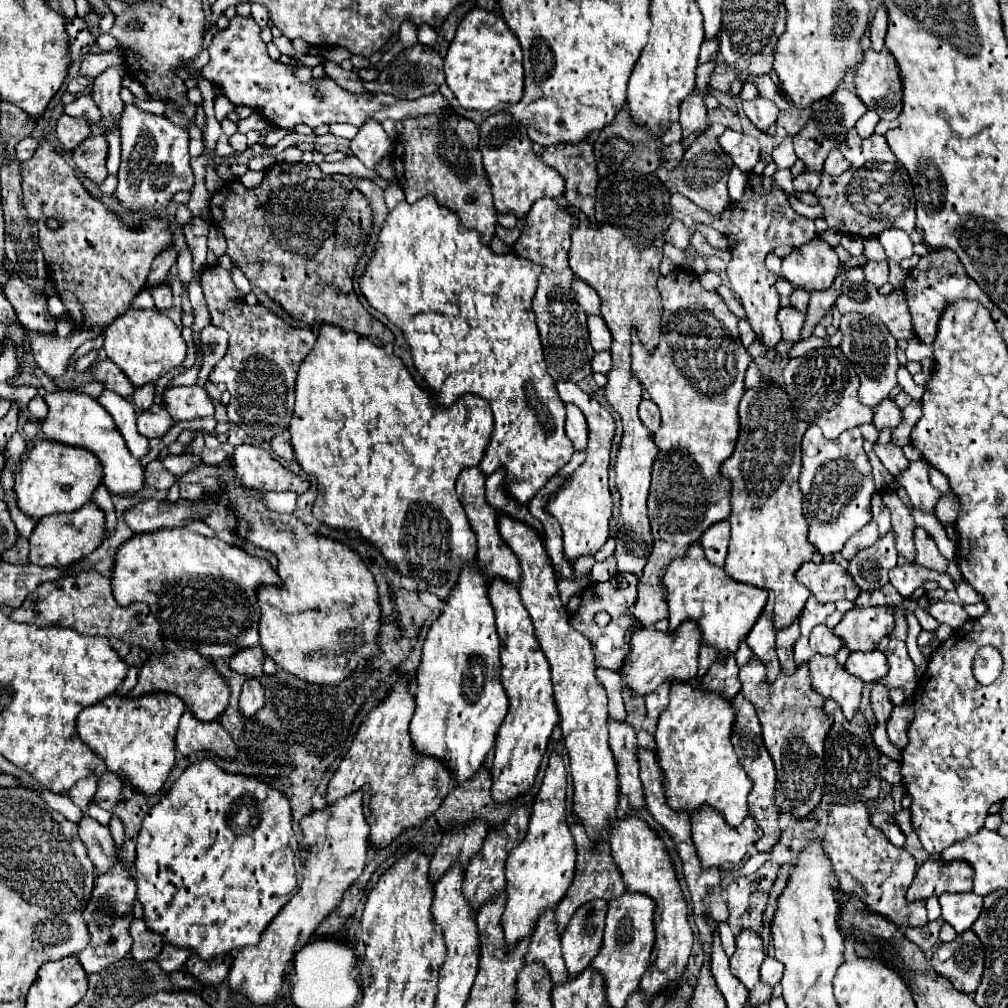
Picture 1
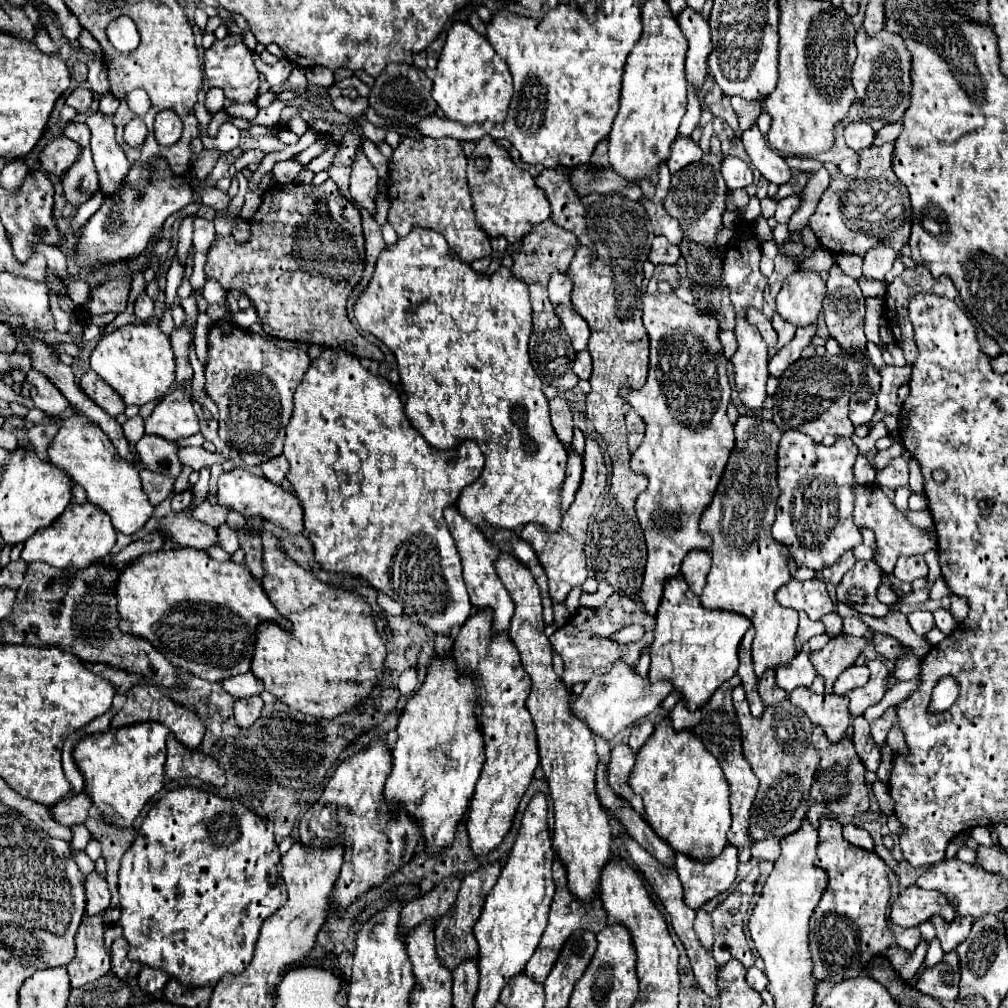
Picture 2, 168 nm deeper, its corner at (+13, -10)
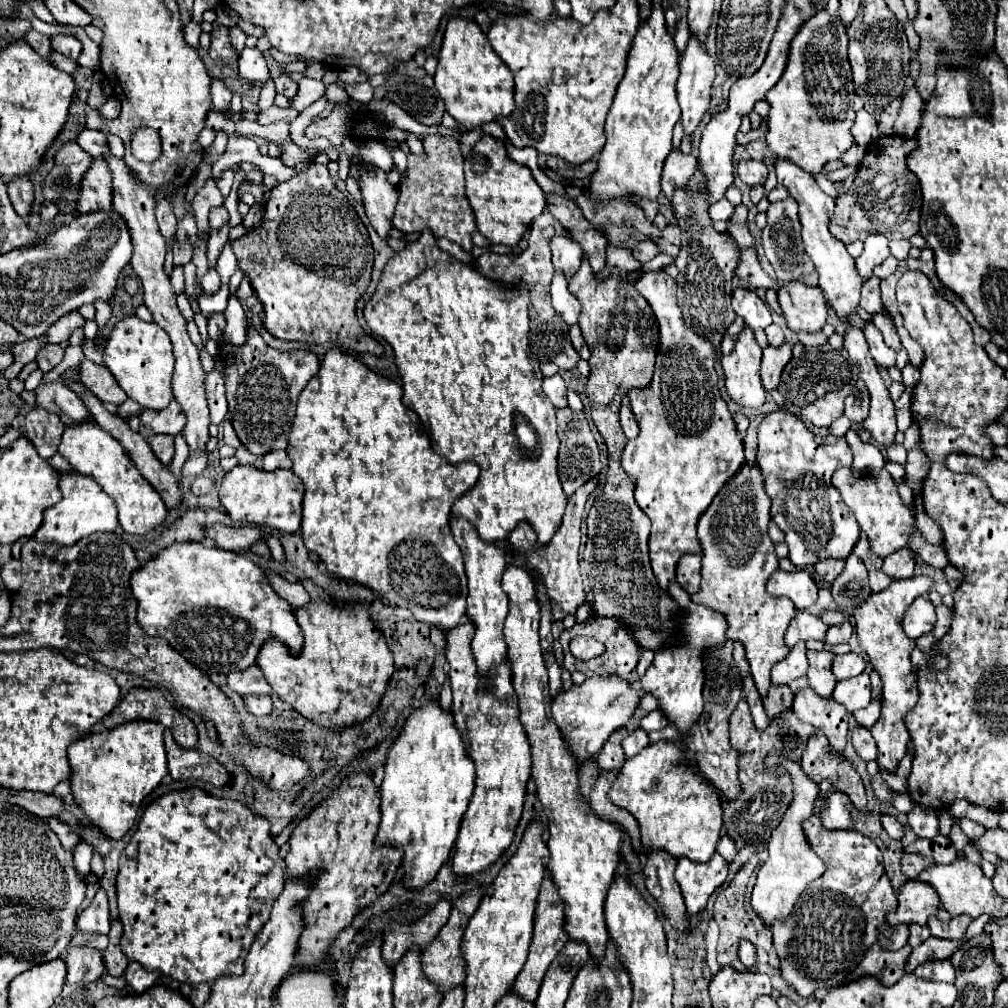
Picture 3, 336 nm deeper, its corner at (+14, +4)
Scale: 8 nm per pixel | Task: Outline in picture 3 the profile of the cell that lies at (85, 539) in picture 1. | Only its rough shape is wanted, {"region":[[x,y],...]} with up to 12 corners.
{"region":[[83,474],[59,480],[37,542],[73,546],[115,532],[117,504]]}

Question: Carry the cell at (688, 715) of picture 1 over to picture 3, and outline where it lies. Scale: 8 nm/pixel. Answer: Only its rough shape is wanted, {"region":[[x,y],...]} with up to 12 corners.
{"region":[[683,746],[623,764],[609,798],[645,852],[707,862],[721,794]]}

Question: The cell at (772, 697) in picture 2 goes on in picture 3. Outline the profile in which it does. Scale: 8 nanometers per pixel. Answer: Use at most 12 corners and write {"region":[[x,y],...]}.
{"region":[[771,686],[763,698],[769,718],[789,708],[793,692],[789,686]]}

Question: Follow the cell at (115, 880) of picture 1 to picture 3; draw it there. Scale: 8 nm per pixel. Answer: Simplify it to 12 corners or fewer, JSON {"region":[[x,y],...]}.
{"region":[[69,946],[67,982],[93,982],[105,972],[101,950]]}

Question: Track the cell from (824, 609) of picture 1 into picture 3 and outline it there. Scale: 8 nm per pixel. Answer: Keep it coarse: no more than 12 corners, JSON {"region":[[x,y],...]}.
{"region":[[795,610],[787,628],[789,648],[799,640],[823,640],[827,626],[821,618]]}

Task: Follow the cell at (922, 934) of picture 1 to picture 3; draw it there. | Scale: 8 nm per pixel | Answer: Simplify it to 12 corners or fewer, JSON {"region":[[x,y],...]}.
{"region":[[873,944],[849,980],[875,976],[895,984],[911,954],[911,946],[885,950]]}

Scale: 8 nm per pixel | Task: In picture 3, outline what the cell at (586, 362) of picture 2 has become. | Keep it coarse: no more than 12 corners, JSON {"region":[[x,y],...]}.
{"region":[[579,326],[569,328],[573,348],[583,360],[589,360],[589,352]]}

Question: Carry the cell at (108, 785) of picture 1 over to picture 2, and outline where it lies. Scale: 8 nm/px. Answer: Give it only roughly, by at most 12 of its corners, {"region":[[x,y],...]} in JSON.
{"region":[[82,794],[50,806],[62,826],[84,824],[90,798]]}

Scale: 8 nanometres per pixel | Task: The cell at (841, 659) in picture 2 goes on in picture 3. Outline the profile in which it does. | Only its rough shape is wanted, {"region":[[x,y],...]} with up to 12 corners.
{"region":[[809,650],[809,686],[829,698],[835,652]]}

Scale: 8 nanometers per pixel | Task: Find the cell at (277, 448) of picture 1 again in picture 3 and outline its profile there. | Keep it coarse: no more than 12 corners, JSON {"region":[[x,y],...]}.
{"region":[[285,450],[263,456],[263,470],[291,468],[291,458]]}

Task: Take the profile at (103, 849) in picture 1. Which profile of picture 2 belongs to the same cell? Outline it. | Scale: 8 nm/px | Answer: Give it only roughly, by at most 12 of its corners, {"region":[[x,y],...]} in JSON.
{"region":[[92,872],[86,880],[86,914],[110,908],[106,880]]}

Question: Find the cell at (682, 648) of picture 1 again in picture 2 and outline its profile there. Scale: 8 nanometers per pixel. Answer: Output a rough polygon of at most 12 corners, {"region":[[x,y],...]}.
{"region":[[618,660],[570,712],[612,740],[656,710],[670,684]]}

